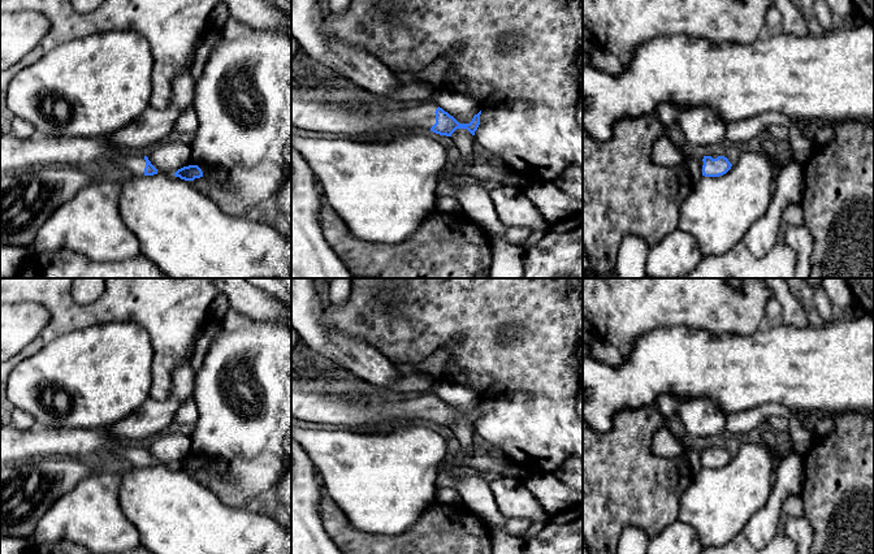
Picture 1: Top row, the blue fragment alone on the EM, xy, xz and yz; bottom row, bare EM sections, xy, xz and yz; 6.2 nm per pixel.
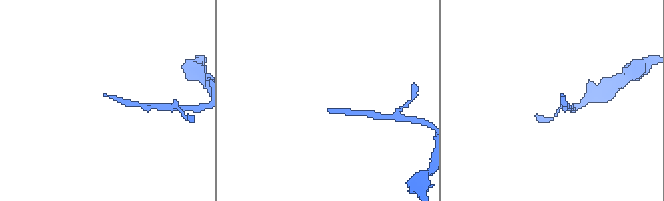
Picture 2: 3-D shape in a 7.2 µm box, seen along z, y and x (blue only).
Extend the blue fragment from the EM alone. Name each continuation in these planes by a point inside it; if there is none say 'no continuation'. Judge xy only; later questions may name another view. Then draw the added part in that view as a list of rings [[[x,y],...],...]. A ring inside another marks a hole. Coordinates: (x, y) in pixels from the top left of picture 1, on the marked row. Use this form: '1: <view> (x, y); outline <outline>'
1: xy (16, 154); outline [[[7,129],[0,135],[0,174],[5,172],[22,170],[34,166],[87,166],[100,160],[113,161],[125,168],[133,177],[144,177],[146,160],[143,155],[120,155],[107,135],[100,138],[79,138],[79,137],[44,137],[34,135],[33,138],[21,139],[14,137]]]

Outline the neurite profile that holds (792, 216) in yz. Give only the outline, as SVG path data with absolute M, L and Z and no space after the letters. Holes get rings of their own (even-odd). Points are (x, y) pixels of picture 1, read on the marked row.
M801 203L788 205L783 213L783 221L789 226L804 225Z

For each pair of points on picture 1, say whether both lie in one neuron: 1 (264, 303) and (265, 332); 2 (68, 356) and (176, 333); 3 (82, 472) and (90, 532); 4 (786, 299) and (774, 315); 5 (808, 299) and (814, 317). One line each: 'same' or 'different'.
1: different
2: different
3: different
4: different
5: same

